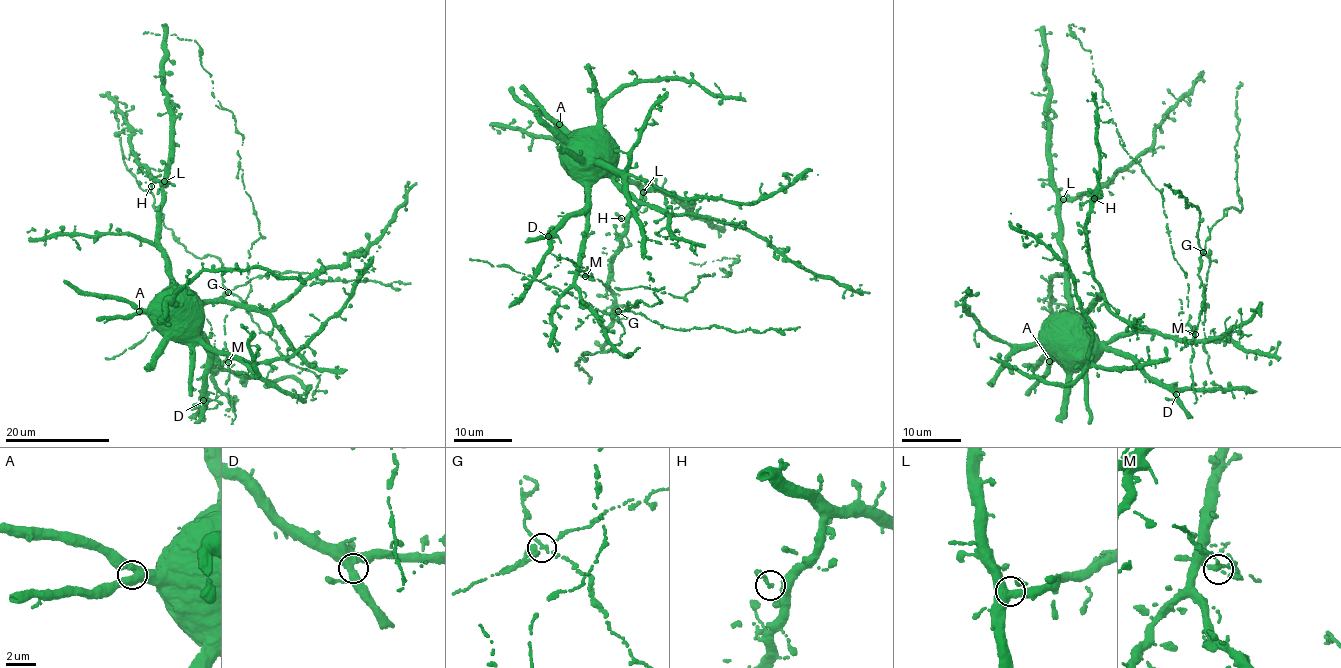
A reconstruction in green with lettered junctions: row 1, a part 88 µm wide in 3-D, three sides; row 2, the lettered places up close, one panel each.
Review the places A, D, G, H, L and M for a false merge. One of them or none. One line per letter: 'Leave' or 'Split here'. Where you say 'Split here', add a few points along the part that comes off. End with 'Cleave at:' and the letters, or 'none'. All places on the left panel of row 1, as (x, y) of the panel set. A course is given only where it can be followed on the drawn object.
A: Leave
D: Leave
G: Split here. Course of the part to remove: (228, 292), (270, 272), (279, 271), (312, 273), (324, 281), (380, 281), (384, 285), (396, 281), (410, 284)
H: Leave
L: Leave
M: Leave
Cleave at: G

